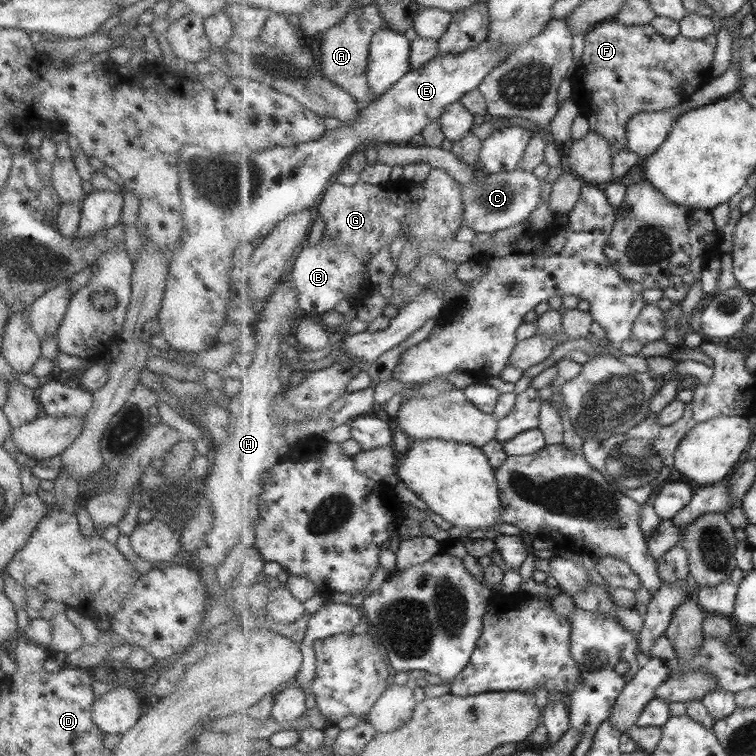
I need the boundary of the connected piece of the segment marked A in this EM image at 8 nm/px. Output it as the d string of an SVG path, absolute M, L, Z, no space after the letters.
M375 3L357 8L342 20L340 24L327 30L323 34L320 44L320 62L323 75L329 77L336 85L351 93L361 106L367 107L376 102L376 96L371 93L368 81L370 66L370 47L375 34L379 30L390 29L385 17Z

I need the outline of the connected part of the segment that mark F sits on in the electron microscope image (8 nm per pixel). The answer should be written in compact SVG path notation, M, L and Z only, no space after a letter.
M617 20L604 21L586 34L583 58L581 59L576 71L570 77L571 86L573 88L571 98L577 104L578 109L580 110L579 114L583 115L589 120L591 131L606 137L615 150L628 148L629 138L627 138L627 123L629 123L629 120L631 120L635 114L638 114L639 112L664 112L669 108L676 108L677 106L683 104L683 102L691 100L691 96L693 96L693 94L699 90L699 88L703 88L705 84L709 84L709 80L711 80L711 78L714 76L713 68L716 51L718 48L718 36L719 35L716 32L715 34L711 34L710 36L701 39L689 39L683 35L680 35L673 40L668 40L665 36L662 36L662 34L659 33L658 30L652 26L652 24L625 25Z

